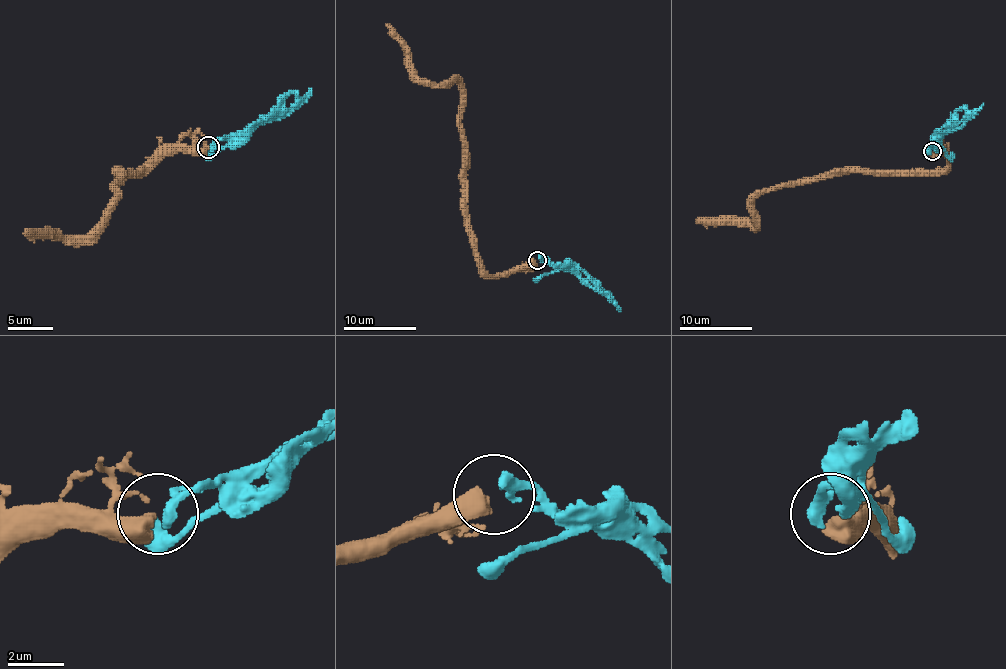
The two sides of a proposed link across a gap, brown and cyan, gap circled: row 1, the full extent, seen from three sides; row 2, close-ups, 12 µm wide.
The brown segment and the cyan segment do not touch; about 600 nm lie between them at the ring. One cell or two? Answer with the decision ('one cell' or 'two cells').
two cells

